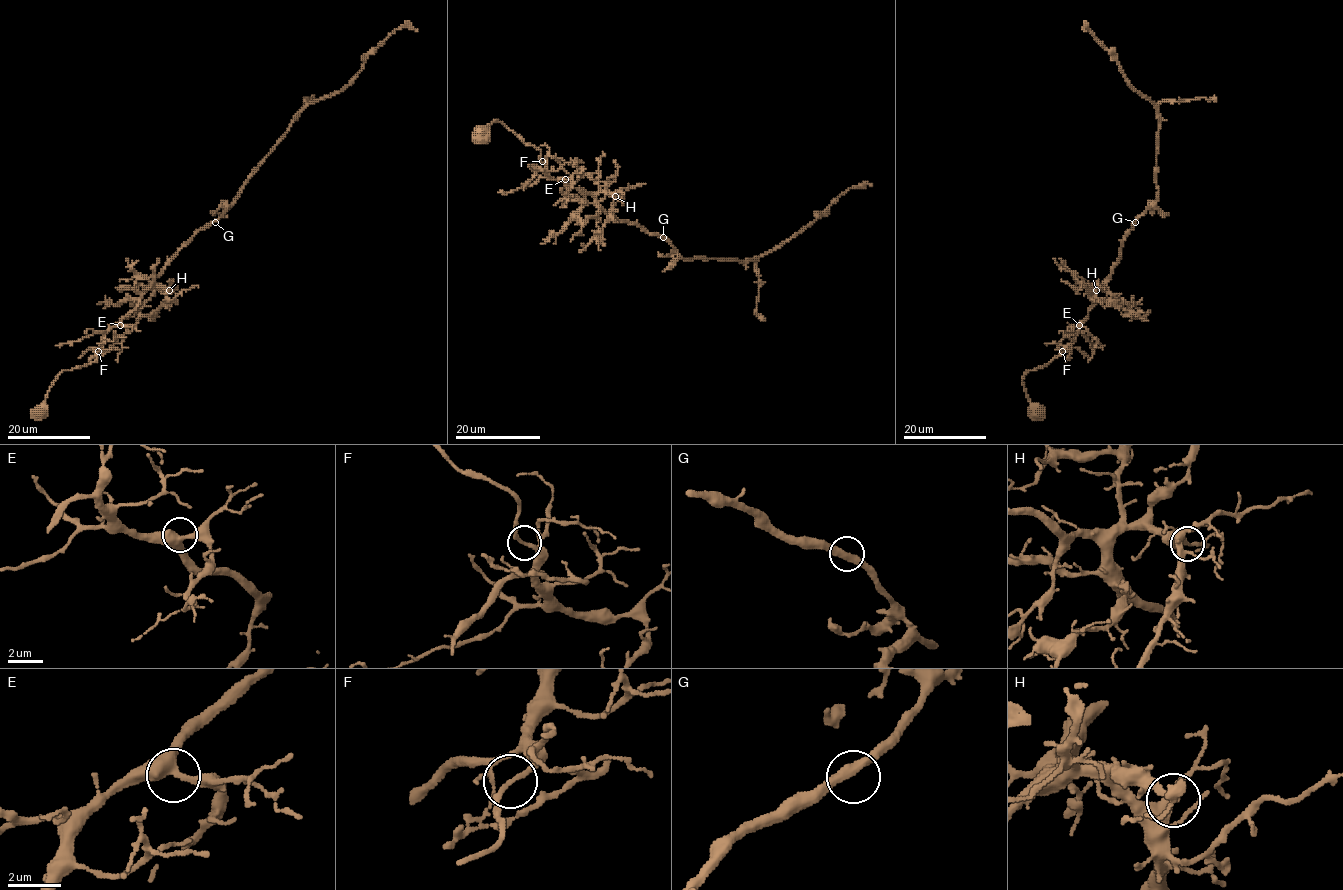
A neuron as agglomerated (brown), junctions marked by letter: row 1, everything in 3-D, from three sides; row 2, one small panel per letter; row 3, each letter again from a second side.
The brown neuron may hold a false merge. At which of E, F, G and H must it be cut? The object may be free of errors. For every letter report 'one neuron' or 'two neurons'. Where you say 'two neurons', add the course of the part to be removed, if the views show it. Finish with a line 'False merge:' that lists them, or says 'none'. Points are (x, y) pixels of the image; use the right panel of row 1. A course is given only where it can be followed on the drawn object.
E: one neuron
F: one neuron
G: one neuron
H: one neuron
False merge: none

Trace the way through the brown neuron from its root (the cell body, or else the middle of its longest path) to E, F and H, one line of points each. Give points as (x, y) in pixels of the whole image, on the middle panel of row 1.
E: (662, 238), (647, 233), (636, 225), (618, 221), (591, 195), (571, 188), (565, 179)
F: (662, 238), (647, 233), (636, 225), (618, 221), (591, 195), (554, 180), (542, 162)
H: (662, 238), (647, 233), (636, 225), (618, 221), (597, 200), (600, 193), (615, 196)

